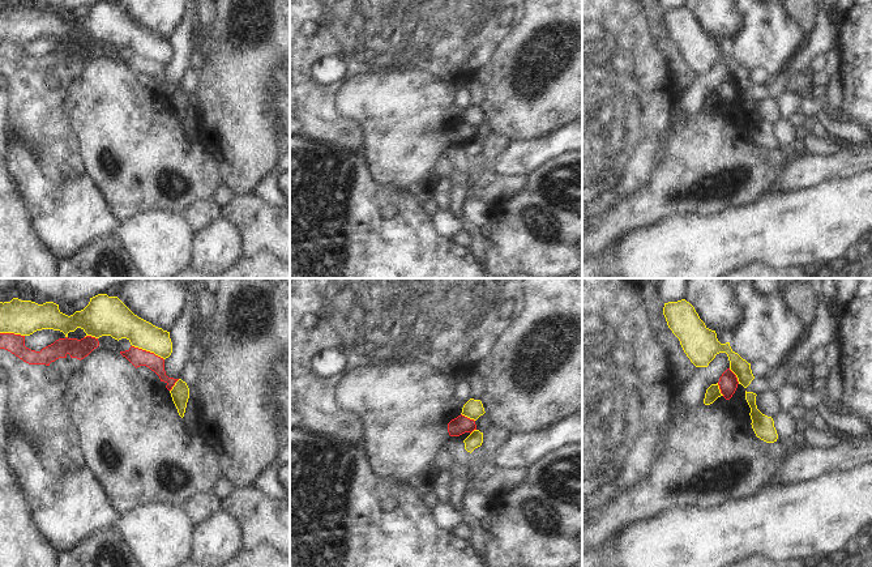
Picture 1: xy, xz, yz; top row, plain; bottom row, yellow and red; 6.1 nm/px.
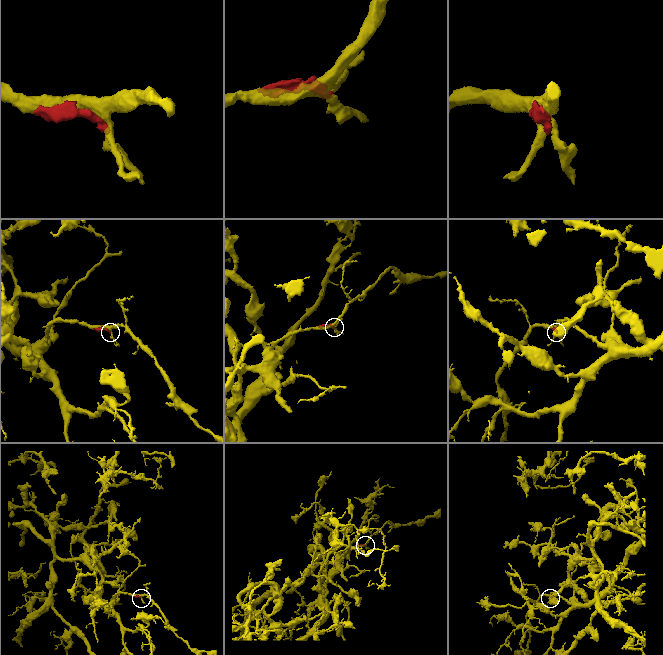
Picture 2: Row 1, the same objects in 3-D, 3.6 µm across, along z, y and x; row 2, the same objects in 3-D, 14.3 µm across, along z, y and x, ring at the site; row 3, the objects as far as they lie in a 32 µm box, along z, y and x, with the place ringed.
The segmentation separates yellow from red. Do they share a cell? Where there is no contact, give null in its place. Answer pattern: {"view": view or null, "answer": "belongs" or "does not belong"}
{"view": "xy", "answer": "does not belong"}

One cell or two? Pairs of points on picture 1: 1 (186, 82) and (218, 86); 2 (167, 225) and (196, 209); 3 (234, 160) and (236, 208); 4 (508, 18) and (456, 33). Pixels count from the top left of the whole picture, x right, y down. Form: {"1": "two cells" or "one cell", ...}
{"1": "two cells", "2": "two cells", "3": "two cells", "4": "one cell"}

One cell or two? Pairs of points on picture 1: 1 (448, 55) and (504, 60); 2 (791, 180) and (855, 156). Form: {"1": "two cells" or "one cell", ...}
{"1": "two cells", "2": "one cell"}

